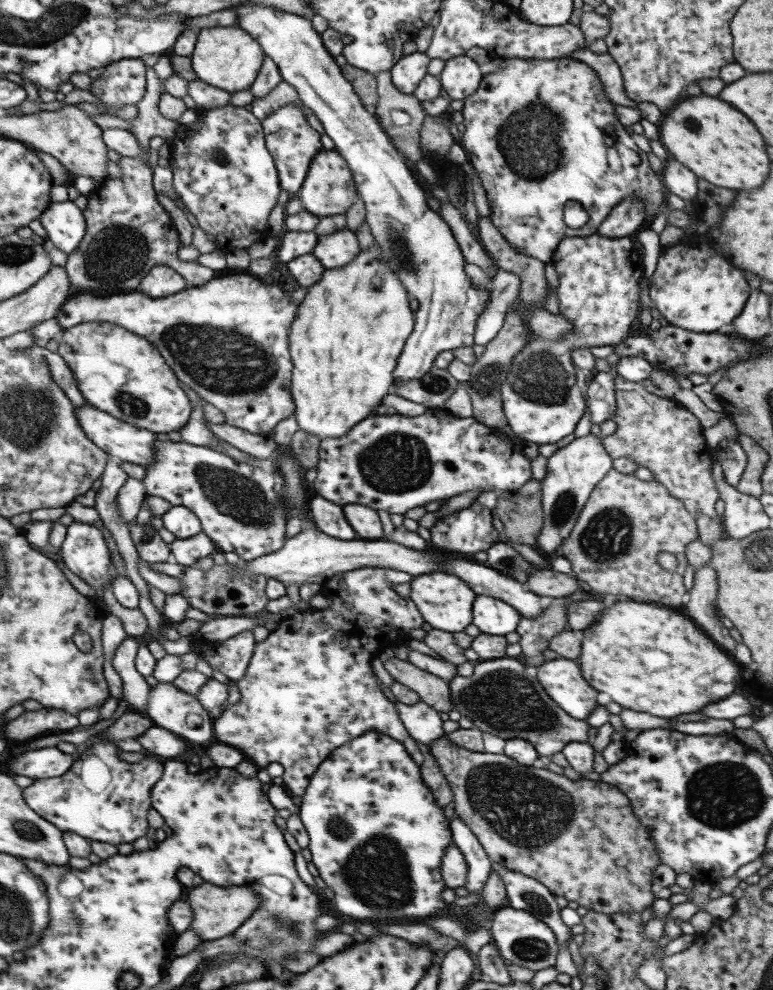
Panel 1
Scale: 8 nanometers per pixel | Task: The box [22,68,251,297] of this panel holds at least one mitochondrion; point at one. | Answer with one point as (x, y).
(119, 251)

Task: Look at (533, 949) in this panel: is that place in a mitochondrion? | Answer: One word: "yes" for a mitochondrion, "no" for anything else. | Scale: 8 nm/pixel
yes

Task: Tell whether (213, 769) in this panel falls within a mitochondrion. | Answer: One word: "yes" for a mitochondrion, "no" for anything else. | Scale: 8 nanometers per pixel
no

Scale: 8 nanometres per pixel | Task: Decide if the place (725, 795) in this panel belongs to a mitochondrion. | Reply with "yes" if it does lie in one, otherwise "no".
yes

